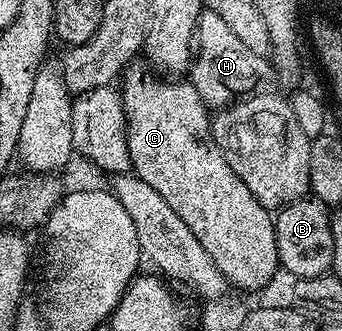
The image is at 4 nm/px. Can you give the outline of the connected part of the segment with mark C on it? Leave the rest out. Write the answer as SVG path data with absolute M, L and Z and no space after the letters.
M130 65L122 75L122 83L124 82L124 86L122 85L122 97L124 99L124 115L128 120L128 143L130 144L132 170L136 177L146 180L146 184L150 184L150 188L154 188L154 192L158 192L158 196L162 196L162 200L166 200L166 204L170 204L170 208L174 208L178 212L178 216L182 216L182 220L186 220L186 228L190 228L190 232L194 232L194 236L198 236L198 244L202 244L202 248L206 248L210 260L214 260L214 264L218 264L218 270L226 276L233 287L238 286L242 290L262 289L275 276L276 270L278 274L278 271L281 269L280 261L278 260L278 244L276 243L276 223L269 207L263 206L254 196L254 192L250 192L250 188L246 188L246 184L242 184L242 180L238 180L234 168L230 168L230 164L226 164L226 156L222 156L218 144L212 138L209 107L205 106L202 99L200 99L191 81L163 80L160 78L156 80L154 78L156 76L153 73L150 73L147 69L144 71L138 65Z

